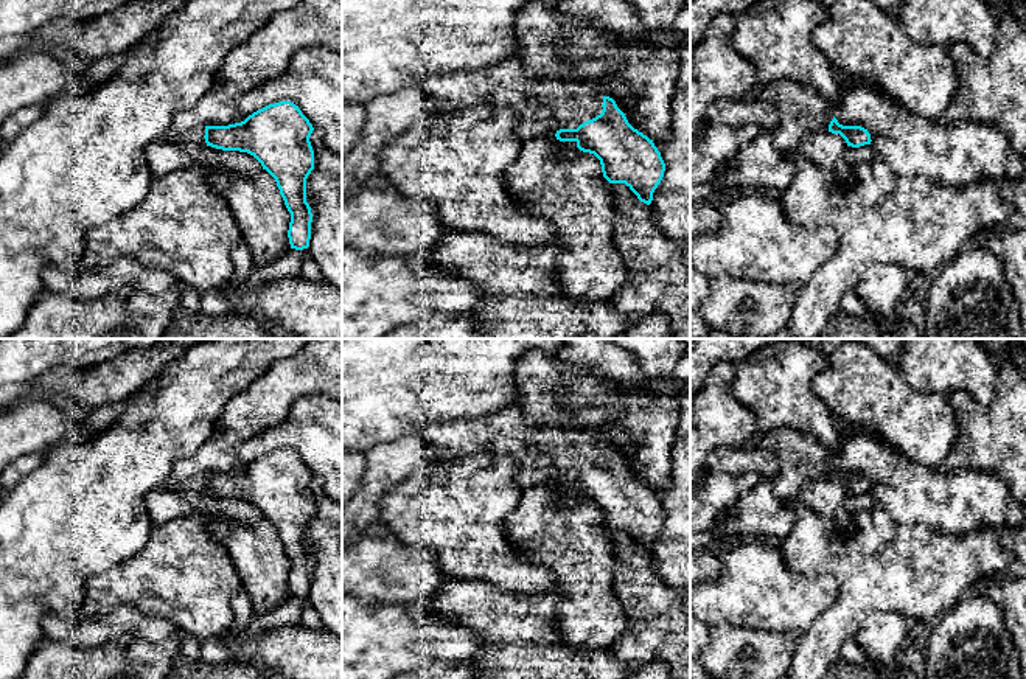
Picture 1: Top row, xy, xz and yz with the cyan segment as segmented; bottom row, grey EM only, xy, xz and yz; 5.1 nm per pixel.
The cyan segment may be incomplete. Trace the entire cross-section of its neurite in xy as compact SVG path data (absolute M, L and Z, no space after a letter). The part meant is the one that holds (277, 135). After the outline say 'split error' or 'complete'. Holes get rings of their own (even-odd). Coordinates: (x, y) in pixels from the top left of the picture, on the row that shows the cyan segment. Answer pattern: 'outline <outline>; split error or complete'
outline M291 101L269 104L244 121L229 126L197 126L163 141L199 143L222 151L253 155L277 182L291 213L288 238L291 249L309 247L312 213L306 202L306 179L314 169L309 141L314 127Z; split error

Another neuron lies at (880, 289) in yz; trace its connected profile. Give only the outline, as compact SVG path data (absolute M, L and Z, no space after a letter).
M880 264L860 278L855 292L869 312L892 314L905 289L905 270L895 264Z

